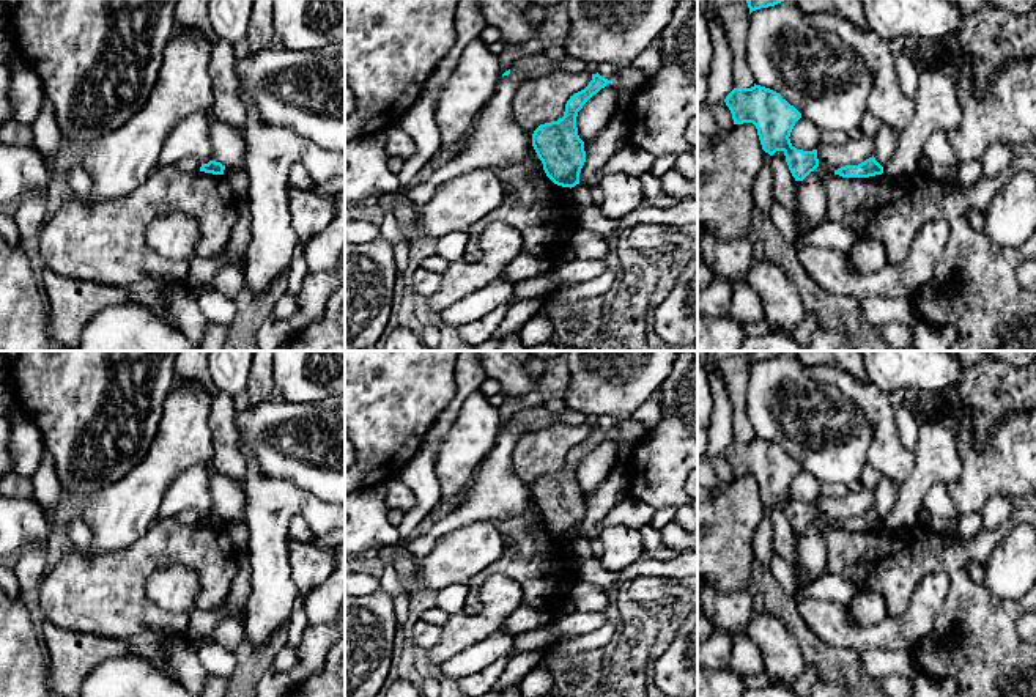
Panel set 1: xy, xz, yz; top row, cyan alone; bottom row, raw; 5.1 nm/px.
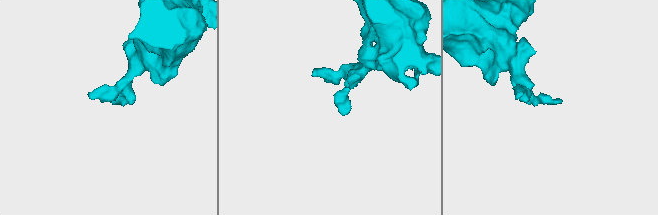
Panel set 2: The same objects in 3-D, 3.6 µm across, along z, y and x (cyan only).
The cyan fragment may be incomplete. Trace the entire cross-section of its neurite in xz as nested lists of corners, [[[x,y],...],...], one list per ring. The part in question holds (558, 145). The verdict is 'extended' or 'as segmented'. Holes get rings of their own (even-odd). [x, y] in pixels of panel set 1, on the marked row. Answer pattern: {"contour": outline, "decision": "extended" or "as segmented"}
{"contour": [[[598,72],[589,85],[570,96],[564,116],[540,124],[532,134],[532,146],[543,164],[546,176],[557,186],[575,187],[586,162],[584,142],[578,135],[576,116],[583,105],[611,80]]], "decision": "as segmented"}

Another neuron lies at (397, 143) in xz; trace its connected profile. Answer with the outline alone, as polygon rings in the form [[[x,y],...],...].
[[[398,126],[386,129],[384,149],[387,156],[409,159],[416,153],[414,140]]]

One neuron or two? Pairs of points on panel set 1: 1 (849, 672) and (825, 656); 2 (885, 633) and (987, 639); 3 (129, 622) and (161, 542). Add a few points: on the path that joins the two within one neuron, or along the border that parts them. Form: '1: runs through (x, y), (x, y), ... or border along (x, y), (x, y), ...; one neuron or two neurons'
1: runs through (843, 666), (832, 663); one neuron
2: border along (942, 603), (934, 626), (912, 645); two neurons
3: runs through (129, 601), (129, 573), (140, 562); one neuron

